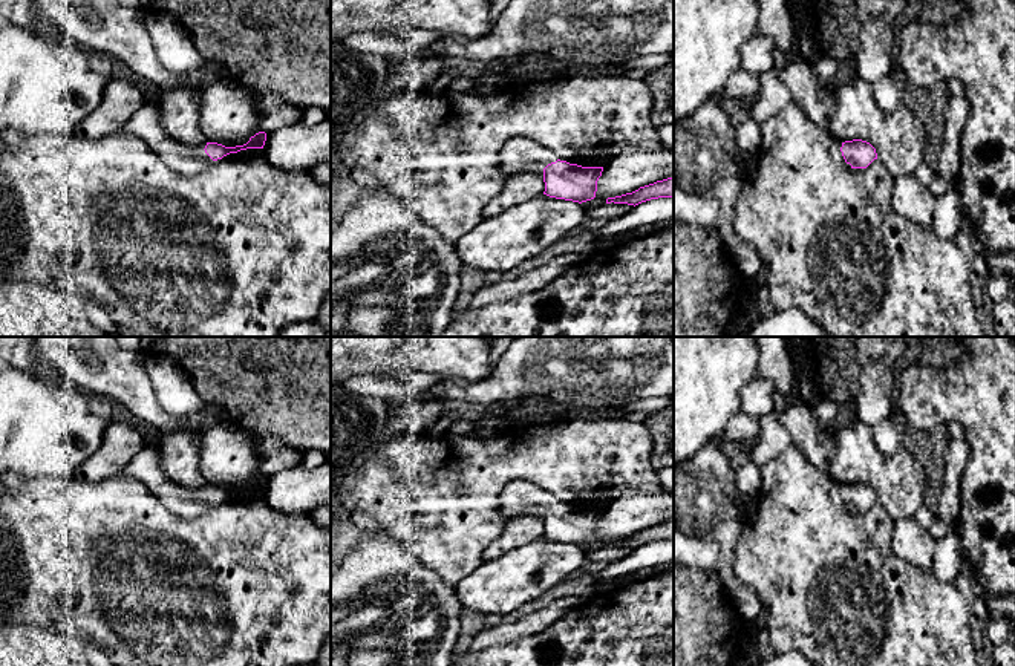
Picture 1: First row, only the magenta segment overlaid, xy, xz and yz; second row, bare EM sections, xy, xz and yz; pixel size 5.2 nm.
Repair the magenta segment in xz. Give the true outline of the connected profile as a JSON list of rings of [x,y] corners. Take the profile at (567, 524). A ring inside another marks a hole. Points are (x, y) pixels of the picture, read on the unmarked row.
[[[511,481],[501,493],[501,511],[505,517],[542,514],[543,537],[573,545],[596,540],[603,510],[582,510],[560,504],[554,495],[525,481]]]

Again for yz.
[[[862,482],[831,484],[831,502],[836,508],[847,511],[867,511],[877,502],[876,491]]]

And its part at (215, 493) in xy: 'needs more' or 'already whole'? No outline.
needs more

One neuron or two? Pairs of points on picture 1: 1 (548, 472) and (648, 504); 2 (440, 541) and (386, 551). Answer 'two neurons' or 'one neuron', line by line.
1: two neurons
2: two neurons

